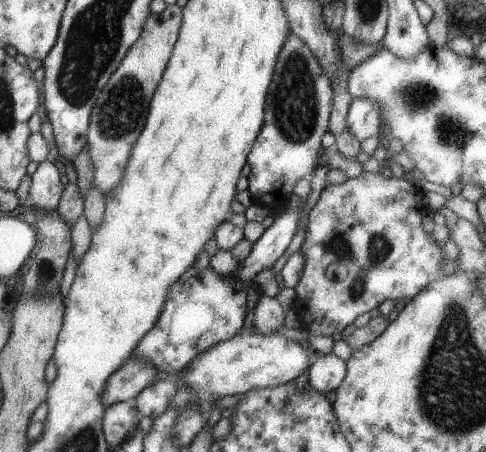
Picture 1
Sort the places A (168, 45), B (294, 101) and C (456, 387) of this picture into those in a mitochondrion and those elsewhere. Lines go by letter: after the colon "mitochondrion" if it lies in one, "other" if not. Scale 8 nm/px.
A: other
B: mitochondrion
C: mitochondrion

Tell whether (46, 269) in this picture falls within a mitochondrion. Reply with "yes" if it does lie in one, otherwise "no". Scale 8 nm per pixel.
yes

